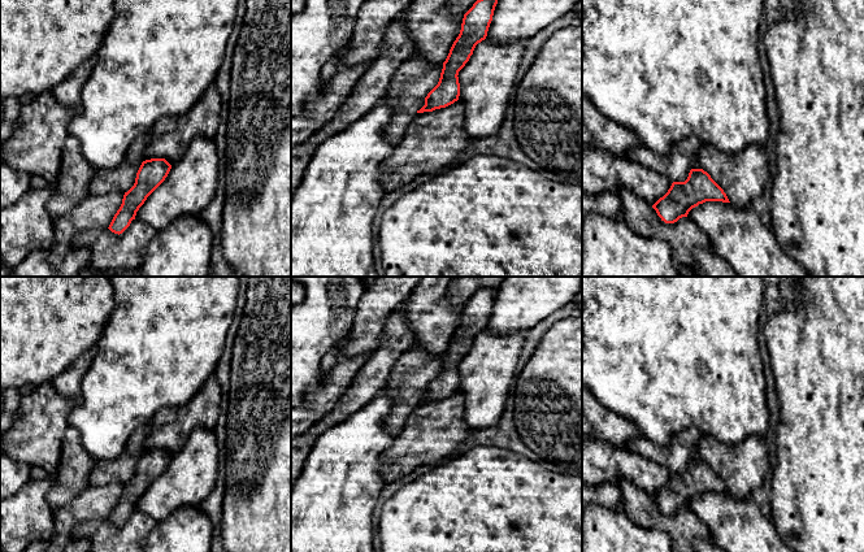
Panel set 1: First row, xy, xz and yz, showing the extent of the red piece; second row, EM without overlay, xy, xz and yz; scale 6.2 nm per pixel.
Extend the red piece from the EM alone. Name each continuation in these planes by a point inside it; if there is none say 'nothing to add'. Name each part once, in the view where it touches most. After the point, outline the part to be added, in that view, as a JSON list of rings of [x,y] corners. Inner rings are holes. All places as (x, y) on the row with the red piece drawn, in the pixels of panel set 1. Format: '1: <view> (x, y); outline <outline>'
nothing to add

